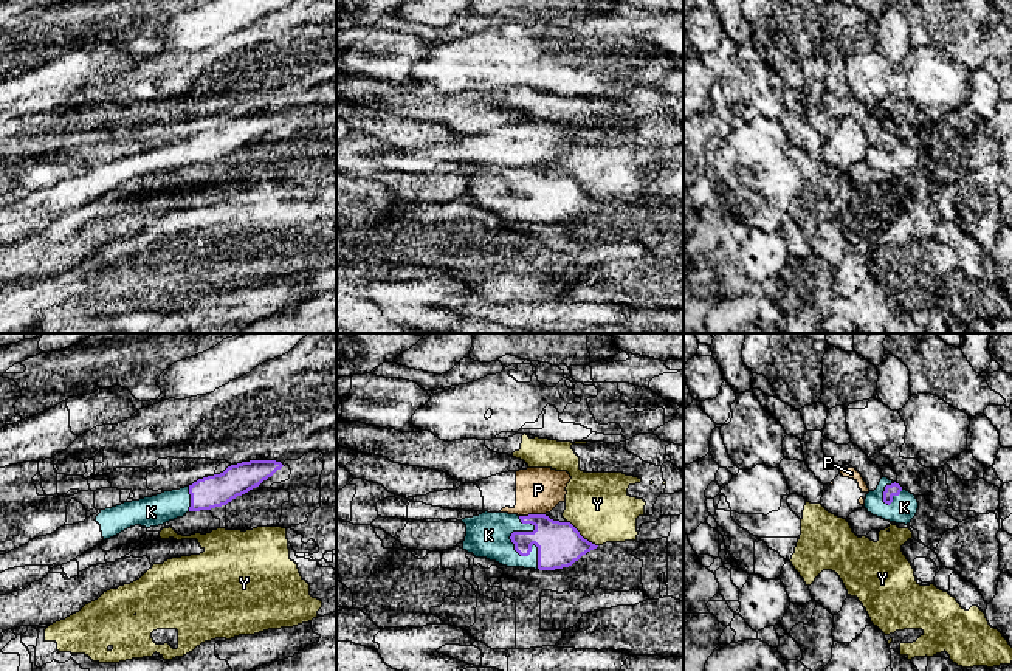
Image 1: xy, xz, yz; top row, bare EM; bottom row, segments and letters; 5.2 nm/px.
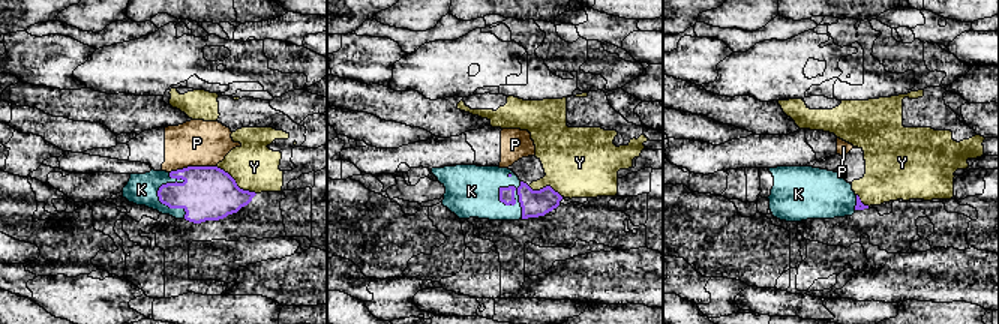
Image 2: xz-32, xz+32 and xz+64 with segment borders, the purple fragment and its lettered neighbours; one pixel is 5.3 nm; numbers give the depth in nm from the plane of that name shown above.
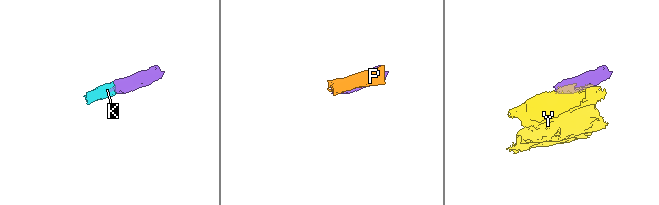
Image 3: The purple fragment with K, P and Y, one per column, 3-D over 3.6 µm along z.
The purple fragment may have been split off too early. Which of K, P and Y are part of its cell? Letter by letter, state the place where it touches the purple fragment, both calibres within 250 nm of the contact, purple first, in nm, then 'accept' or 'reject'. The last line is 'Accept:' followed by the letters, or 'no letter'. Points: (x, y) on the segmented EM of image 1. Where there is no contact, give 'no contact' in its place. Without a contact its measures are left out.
K: xz (513, 543) | 240/220 nm | accept
P: xz (532, 515) | 240/240 nm | reject
Y: xz (581, 536) | 240/340 nm | reject
Accept: K

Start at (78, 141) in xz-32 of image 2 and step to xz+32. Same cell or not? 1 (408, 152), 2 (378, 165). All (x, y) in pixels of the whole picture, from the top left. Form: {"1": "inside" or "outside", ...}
{"1": "outside", "2": "outside"}

